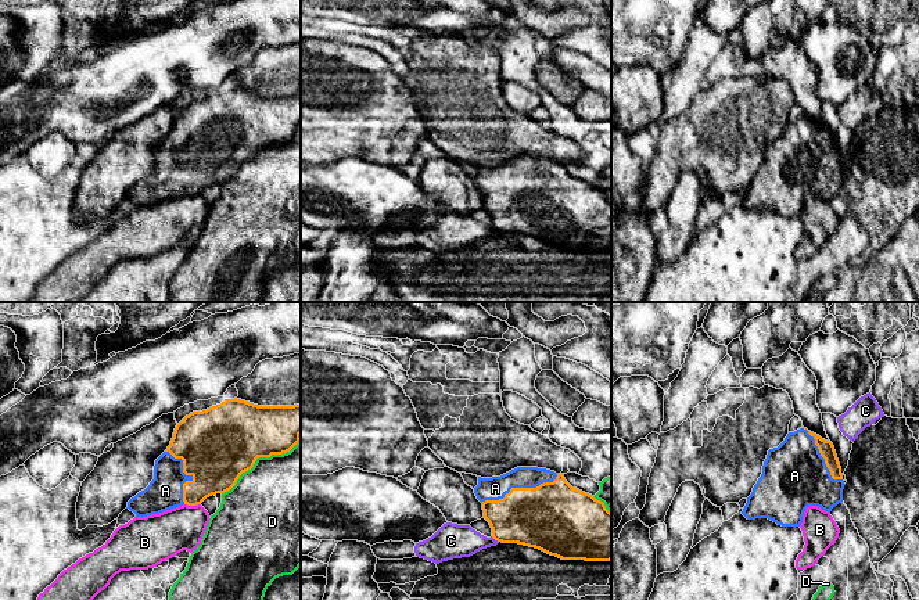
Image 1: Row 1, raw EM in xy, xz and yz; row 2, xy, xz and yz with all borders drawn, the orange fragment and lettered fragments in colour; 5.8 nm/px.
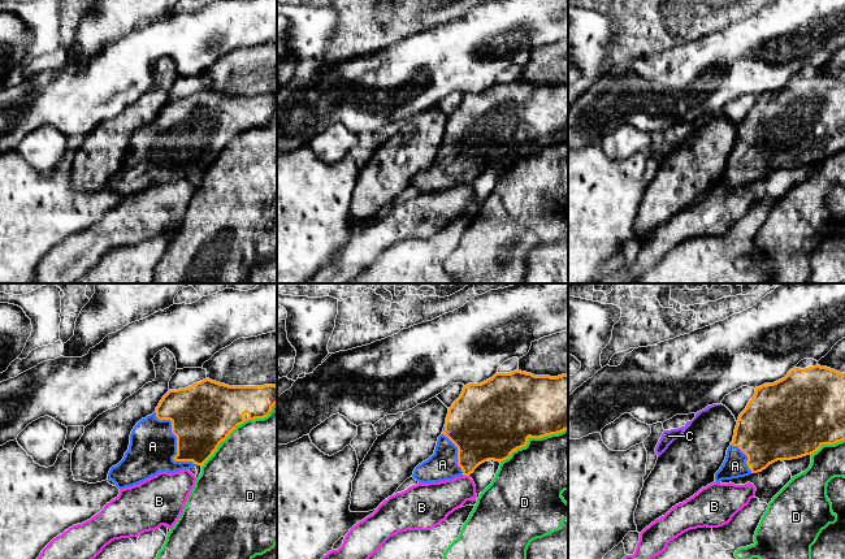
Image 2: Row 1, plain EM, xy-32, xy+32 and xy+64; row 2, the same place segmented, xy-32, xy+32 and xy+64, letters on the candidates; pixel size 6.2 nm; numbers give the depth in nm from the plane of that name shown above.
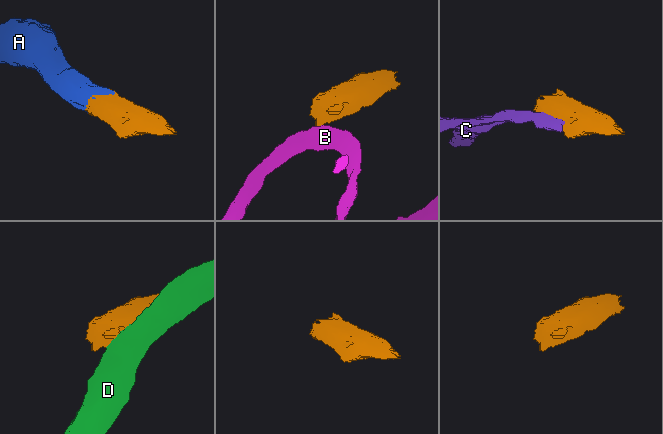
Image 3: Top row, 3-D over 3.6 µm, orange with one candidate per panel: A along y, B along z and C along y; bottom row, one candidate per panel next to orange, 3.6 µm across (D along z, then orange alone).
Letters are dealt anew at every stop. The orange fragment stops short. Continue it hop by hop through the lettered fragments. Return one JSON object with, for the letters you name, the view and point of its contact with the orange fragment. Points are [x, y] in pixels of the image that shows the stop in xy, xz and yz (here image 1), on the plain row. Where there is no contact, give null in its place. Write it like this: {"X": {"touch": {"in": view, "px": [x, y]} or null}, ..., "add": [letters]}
{"A": {"touch": {"in": "xz", "px": [520, 178]}}, "add": ["A"]}

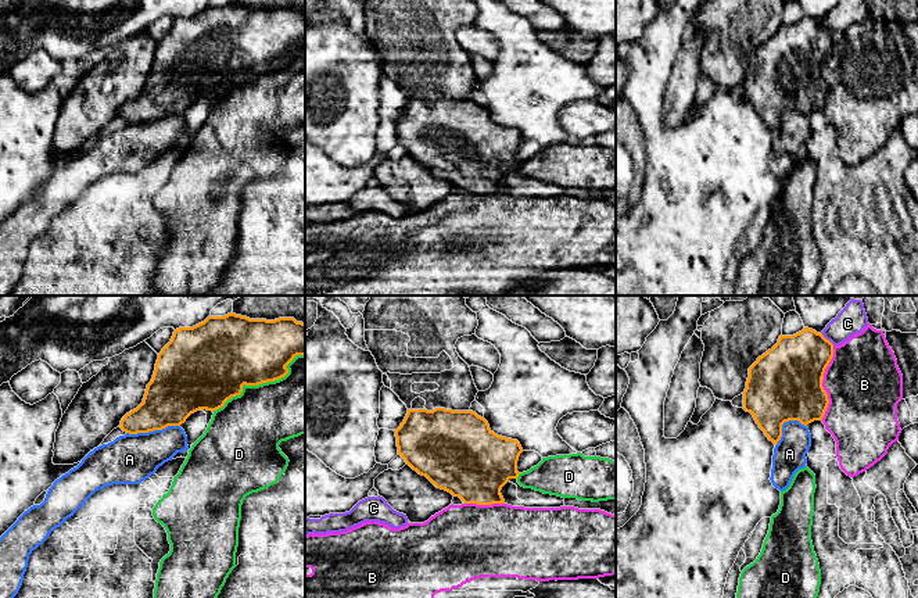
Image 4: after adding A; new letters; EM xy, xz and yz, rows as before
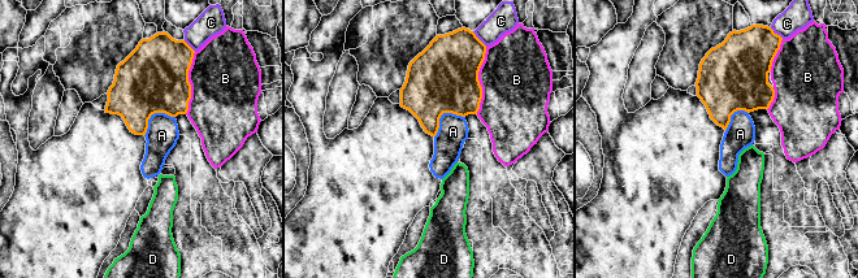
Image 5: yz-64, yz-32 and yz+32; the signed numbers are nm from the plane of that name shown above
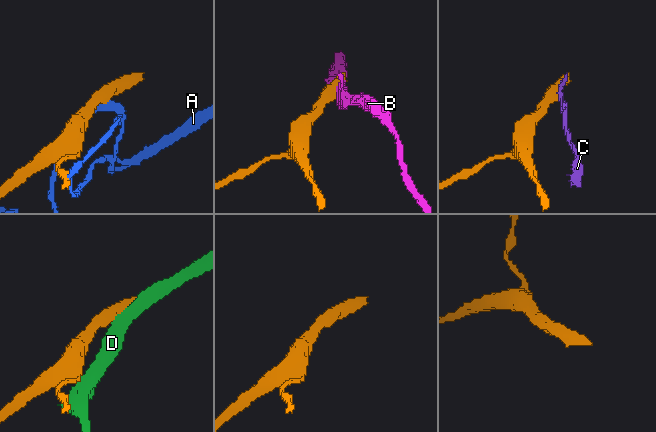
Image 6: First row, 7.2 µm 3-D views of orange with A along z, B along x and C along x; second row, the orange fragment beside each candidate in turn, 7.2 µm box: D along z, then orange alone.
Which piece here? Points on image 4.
{"add": []}

